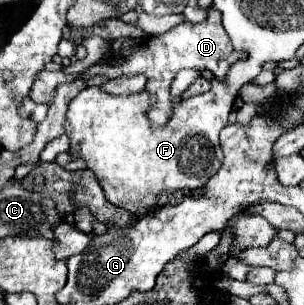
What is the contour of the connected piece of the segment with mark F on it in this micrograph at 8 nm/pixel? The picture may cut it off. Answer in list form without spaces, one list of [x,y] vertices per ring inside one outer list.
[[[212,79],[210,91],[180,101],[174,107],[170,121],[164,127],[154,127],[148,119],[148,111],[154,105],[152,105],[152,97],[146,91],[126,95],[126,97],[116,97],[104,93],[100,87],[86,87],[68,103],[64,129],[66,135],[70,137],[70,151],[76,149],[78,155],[84,159],[86,167],[94,171],[98,183],[104,189],[106,199],[116,207],[144,213],[144,209],[148,209],[148,205],[152,205],[152,201],[156,201],[160,193],[202,187],[220,169],[224,155],[218,143],[218,133],[228,123],[232,103],[234,103],[234,95],[226,93],[222,81]]]

